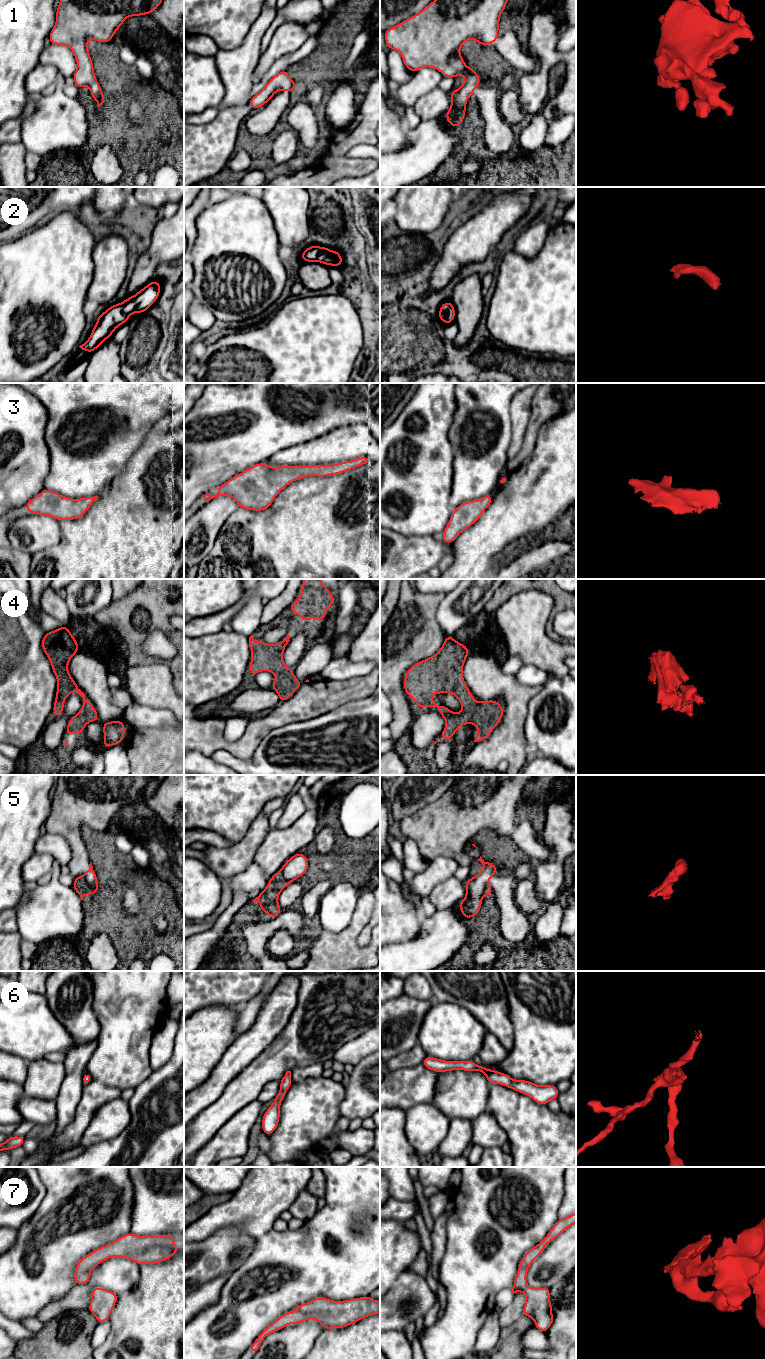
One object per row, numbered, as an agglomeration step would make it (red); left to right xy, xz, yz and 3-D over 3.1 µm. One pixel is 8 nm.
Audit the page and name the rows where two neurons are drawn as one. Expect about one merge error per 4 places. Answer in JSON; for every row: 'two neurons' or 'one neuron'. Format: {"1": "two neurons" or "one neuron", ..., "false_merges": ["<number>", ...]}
{"1": "one neuron", "2": "one neuron", "3": "one neuron", "4": "one neuron", "5": "two neurons", "6": "one neuron", "7": "one neuron", "false_merges": ["5"]}

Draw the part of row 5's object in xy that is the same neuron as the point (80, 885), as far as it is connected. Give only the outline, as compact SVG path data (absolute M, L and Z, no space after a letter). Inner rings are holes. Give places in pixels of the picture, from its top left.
M83 875L74 878L72 888L78 893L81 900L86 895L94 895L94 890L87 884L86 879Z

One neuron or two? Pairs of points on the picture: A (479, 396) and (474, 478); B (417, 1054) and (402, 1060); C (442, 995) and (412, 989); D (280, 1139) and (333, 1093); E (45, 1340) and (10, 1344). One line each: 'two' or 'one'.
A: one
B: one
C: two
D: one
E: two

